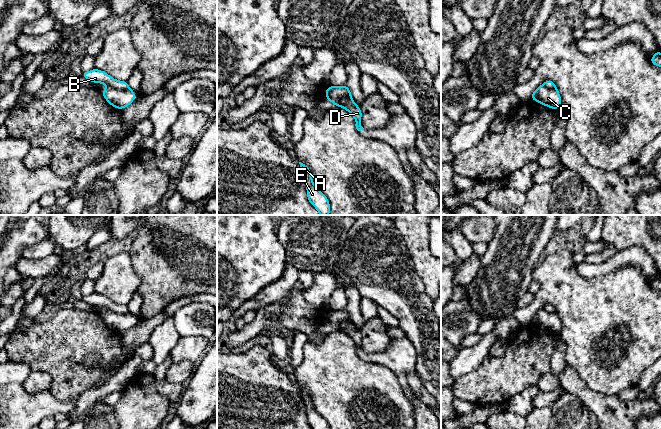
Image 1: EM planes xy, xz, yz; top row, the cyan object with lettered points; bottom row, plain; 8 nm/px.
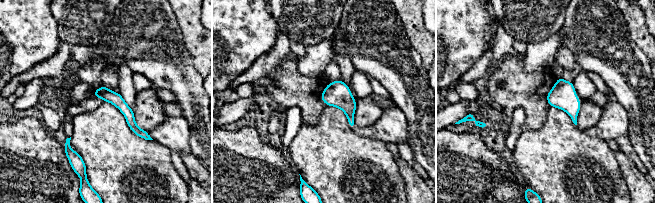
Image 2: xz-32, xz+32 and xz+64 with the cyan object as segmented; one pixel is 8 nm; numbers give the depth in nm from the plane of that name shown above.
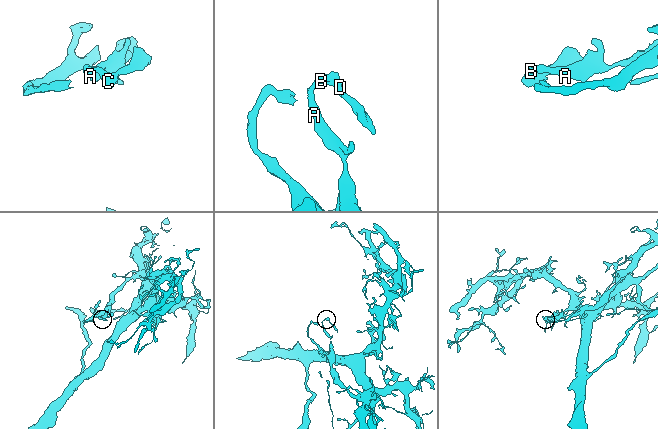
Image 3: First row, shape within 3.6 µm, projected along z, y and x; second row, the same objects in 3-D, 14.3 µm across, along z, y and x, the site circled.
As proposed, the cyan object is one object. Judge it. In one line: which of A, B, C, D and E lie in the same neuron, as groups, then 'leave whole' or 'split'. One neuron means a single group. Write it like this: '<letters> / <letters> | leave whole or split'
A B D E / C | split

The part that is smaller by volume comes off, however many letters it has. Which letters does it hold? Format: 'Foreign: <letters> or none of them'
Foreign: C

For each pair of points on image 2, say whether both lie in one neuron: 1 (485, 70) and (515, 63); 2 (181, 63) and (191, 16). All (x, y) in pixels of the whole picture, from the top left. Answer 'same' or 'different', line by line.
1: different
2: different

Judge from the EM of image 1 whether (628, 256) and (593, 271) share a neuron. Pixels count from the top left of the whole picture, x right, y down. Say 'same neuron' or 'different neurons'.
same neuron

